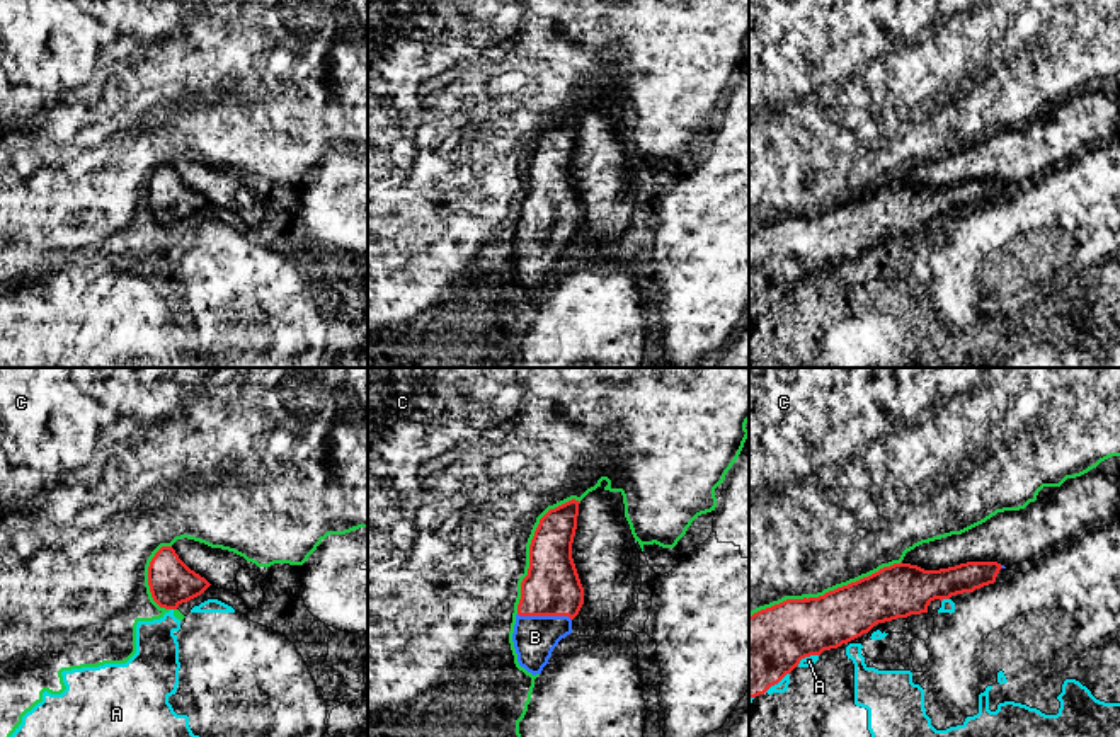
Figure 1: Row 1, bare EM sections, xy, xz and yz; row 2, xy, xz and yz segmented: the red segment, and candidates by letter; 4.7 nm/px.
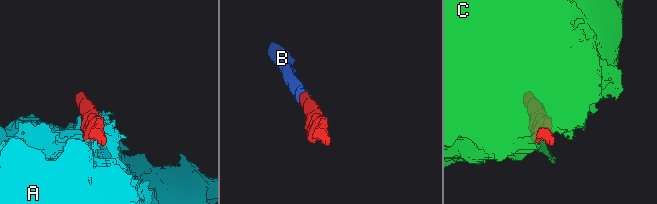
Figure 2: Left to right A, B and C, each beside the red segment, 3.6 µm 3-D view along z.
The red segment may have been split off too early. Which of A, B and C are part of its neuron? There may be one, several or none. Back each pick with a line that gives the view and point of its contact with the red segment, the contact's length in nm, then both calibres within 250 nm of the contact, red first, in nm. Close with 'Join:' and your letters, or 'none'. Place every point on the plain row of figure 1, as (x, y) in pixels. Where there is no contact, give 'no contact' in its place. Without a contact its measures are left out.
B: xz (545, 234) | 260 nm | 280/200 nm
Join: B

